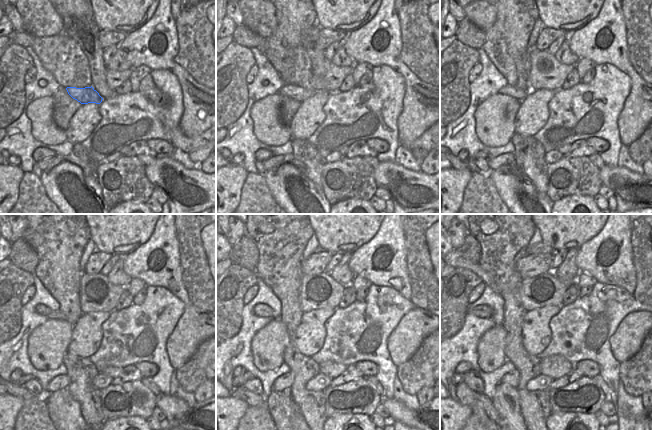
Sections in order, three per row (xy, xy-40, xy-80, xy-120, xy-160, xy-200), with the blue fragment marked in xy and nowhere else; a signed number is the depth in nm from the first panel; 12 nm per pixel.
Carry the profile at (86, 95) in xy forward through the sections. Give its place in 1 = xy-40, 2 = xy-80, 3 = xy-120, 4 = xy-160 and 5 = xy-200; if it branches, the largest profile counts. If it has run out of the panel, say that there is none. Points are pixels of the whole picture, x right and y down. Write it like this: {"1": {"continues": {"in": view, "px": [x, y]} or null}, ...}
{"1": {"continues": {"in": "xy-40", "px": [300, 94]}}, "2": {"continues": {"in": "xy-80", "px": [520, 94]}}, "3": {"continues": {"in": "xy-120", "px": [40, 309]}}, "4": {"continues": {"in": "xy-160", "px": [262, 310]}}, "5": {"continues": {"in": "xy-200", "px": [484, 311]}}}

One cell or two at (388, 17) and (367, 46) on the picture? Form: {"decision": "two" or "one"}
{"decision": "one"}

